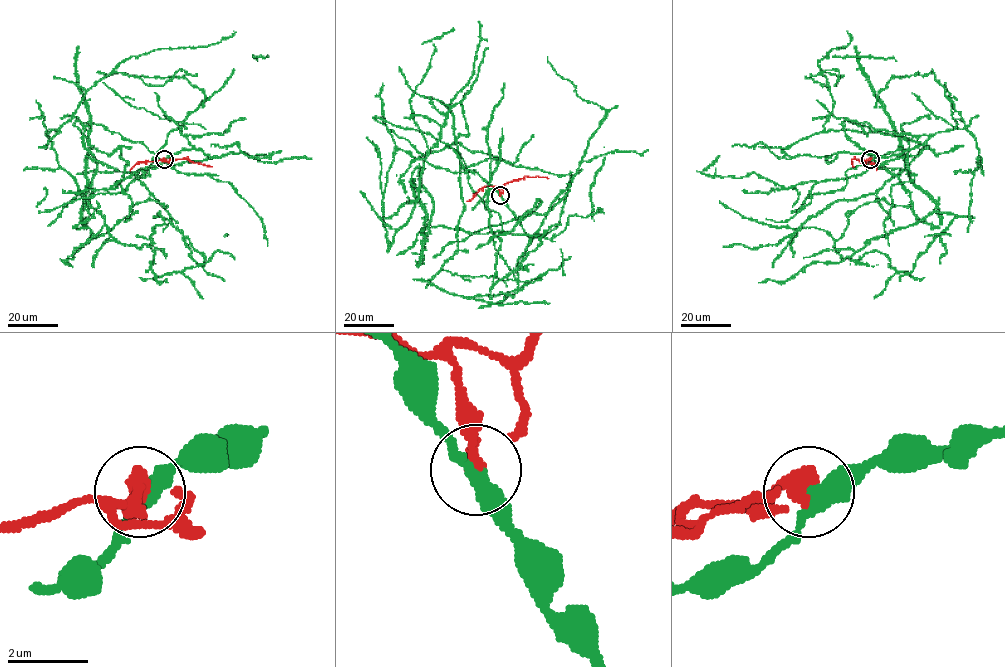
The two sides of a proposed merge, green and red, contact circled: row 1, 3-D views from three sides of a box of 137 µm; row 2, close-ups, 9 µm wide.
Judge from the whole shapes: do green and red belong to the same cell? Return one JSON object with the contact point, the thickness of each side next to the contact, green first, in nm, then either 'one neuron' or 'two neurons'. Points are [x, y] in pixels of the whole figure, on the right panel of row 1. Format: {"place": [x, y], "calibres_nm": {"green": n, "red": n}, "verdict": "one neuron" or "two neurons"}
{"place": [870, 159], "calibres_nm": {"green": 360, "red": 360}, "verdict": "two neurons"}

